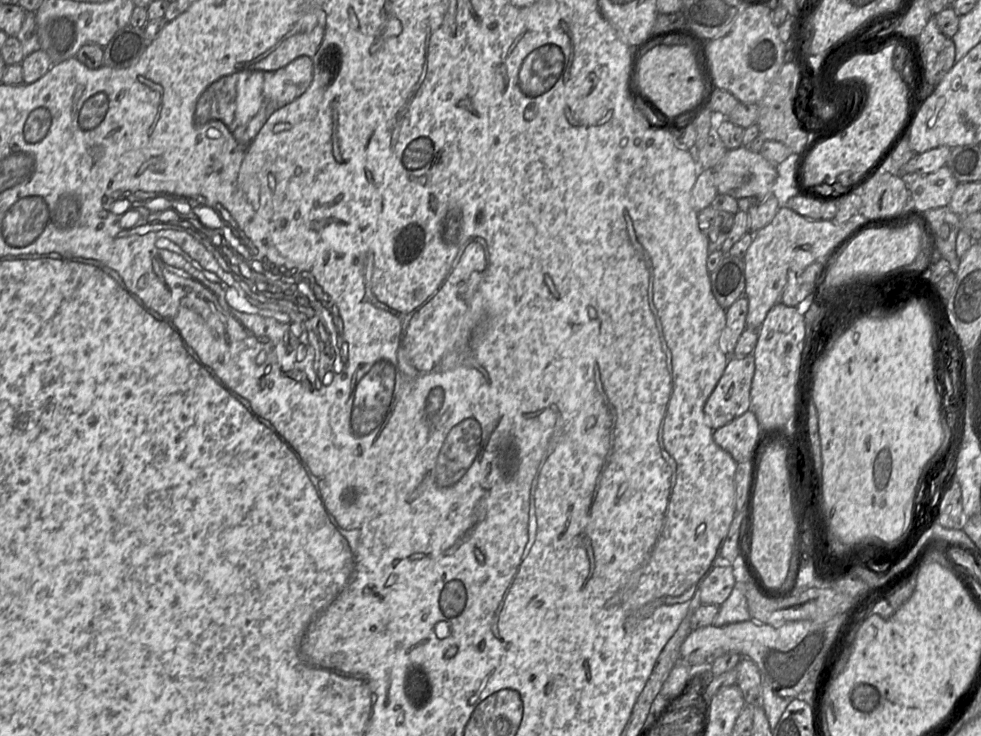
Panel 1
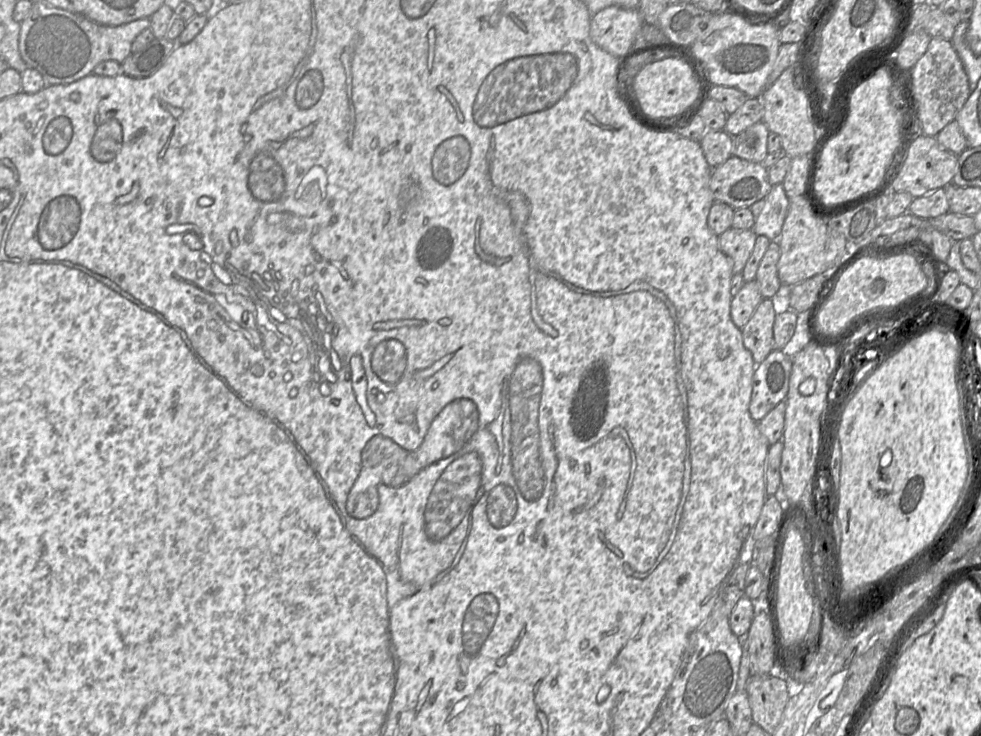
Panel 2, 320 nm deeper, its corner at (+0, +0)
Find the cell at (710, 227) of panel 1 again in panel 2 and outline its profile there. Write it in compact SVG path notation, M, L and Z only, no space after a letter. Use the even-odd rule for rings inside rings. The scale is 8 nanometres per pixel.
M732 227L718 236L720 250L733 259L733 274L742 272L753 251L756 237L752 229Z

